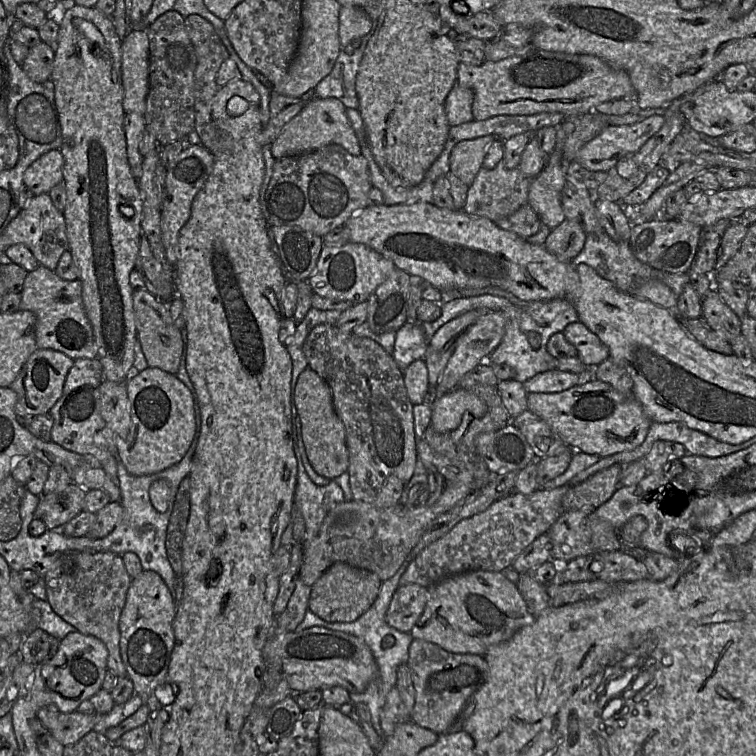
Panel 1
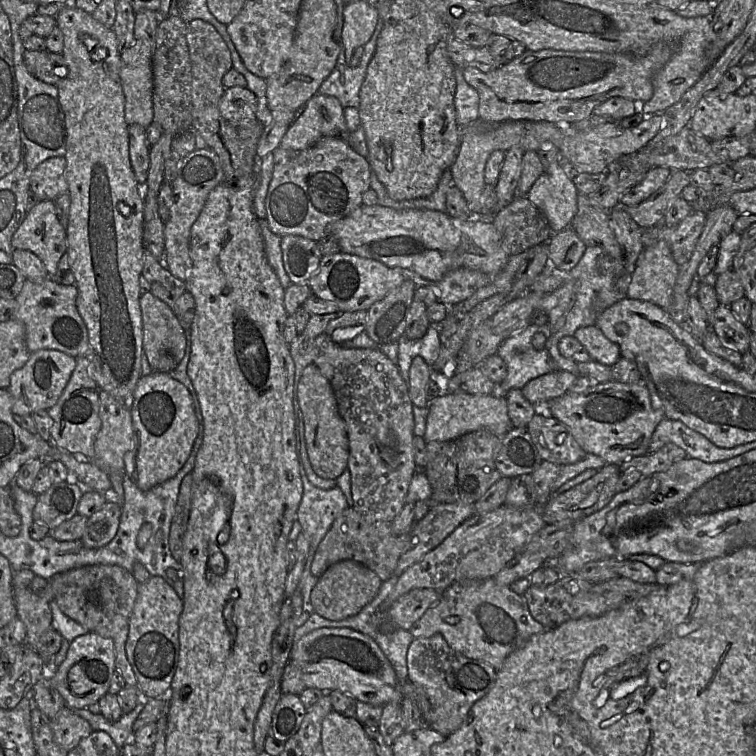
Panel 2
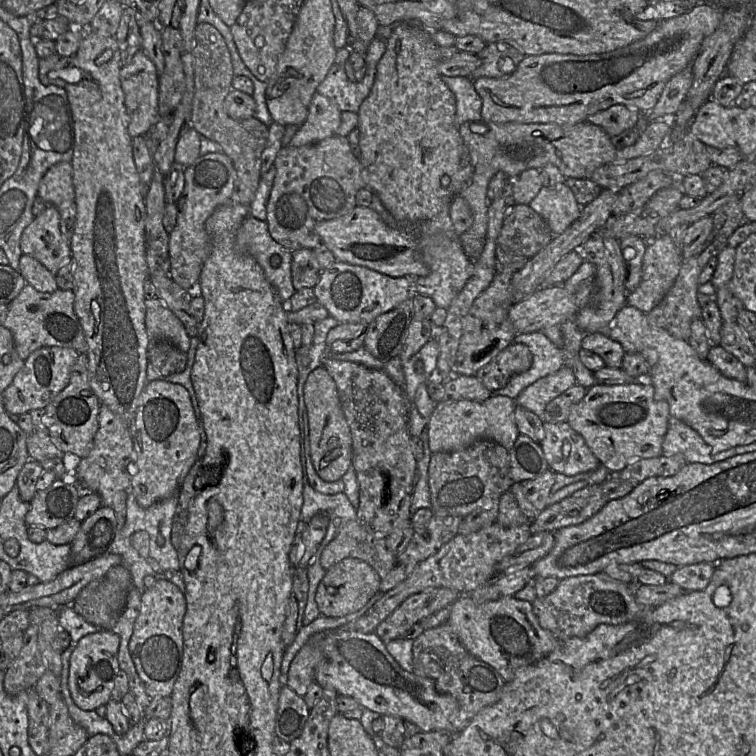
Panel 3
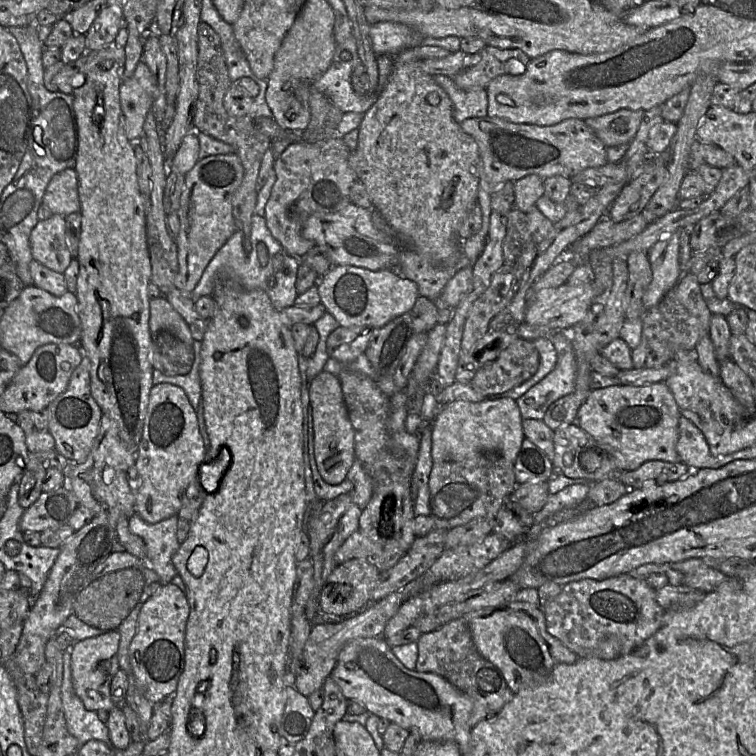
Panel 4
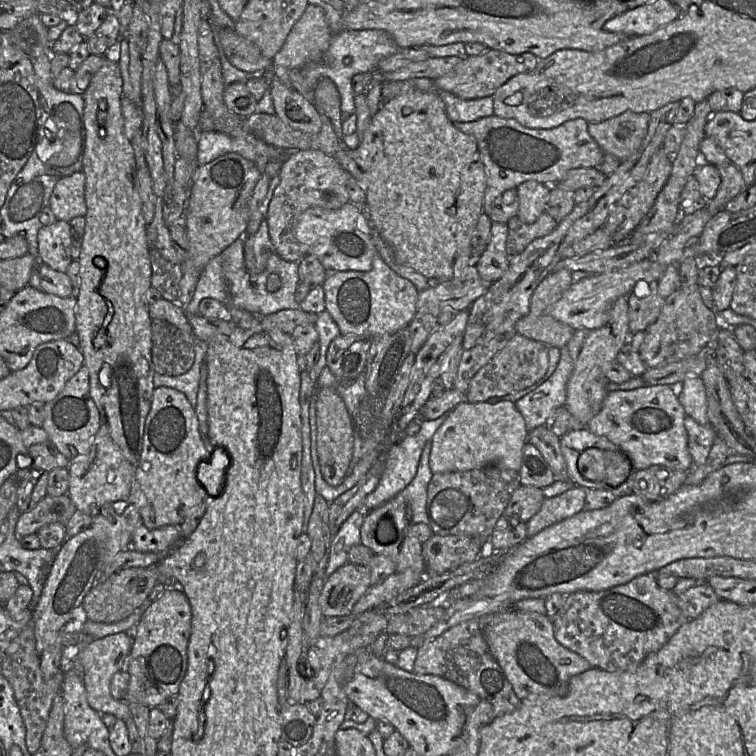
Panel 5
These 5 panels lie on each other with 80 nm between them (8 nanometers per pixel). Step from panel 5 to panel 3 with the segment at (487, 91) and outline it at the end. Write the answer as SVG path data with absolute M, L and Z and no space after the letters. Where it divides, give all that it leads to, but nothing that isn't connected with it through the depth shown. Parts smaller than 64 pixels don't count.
M498 42L488 43L477 54L481 65L468 76L469 79L474 81L480 77L496 78L511 74L526 56L517 47L509 46L505 50L499 50L497 44Z

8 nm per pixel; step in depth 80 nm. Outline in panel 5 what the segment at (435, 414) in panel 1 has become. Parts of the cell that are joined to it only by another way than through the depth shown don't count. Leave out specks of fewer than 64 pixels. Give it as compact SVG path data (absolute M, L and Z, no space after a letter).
M501 401L496 404L461 402L448 412L446 420L436 430L432 438L432 449L429 456L430 469L434 474L498 466L518 472L521 467L523 448L528 441L528 432L524 418L513 402Z

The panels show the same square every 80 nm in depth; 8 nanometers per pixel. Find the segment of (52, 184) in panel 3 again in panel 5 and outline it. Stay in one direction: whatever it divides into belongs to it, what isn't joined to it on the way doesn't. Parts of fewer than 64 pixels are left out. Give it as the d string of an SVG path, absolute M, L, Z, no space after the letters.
M82 171L57 181L49 202L49 208L57 220L69 222L78 216L85 217L85 182L85 174Z

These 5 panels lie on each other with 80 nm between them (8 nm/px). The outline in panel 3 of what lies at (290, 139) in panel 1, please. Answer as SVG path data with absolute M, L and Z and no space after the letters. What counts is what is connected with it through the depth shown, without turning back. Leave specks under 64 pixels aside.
M318 92L315 93L305 122L299 126L288 146L305 146L337 134L341 113L333 101Z

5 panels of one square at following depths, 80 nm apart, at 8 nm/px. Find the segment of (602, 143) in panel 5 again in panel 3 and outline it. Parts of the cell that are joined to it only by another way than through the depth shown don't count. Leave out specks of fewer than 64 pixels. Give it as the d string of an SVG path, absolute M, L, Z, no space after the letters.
M616 104L589 115L587 121L600 126L610 137L614 137L635 127L641 114L638 109Z

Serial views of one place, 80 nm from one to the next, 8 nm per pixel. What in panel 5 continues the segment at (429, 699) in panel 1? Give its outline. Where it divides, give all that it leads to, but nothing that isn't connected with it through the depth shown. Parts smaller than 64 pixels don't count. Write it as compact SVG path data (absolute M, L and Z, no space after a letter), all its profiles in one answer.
M477 618L455 625L440 636L421 644L413 672L440 676L488 701L492 707L484 717L484 725L498 716L513 712L521 704L504 671L491 655Z

